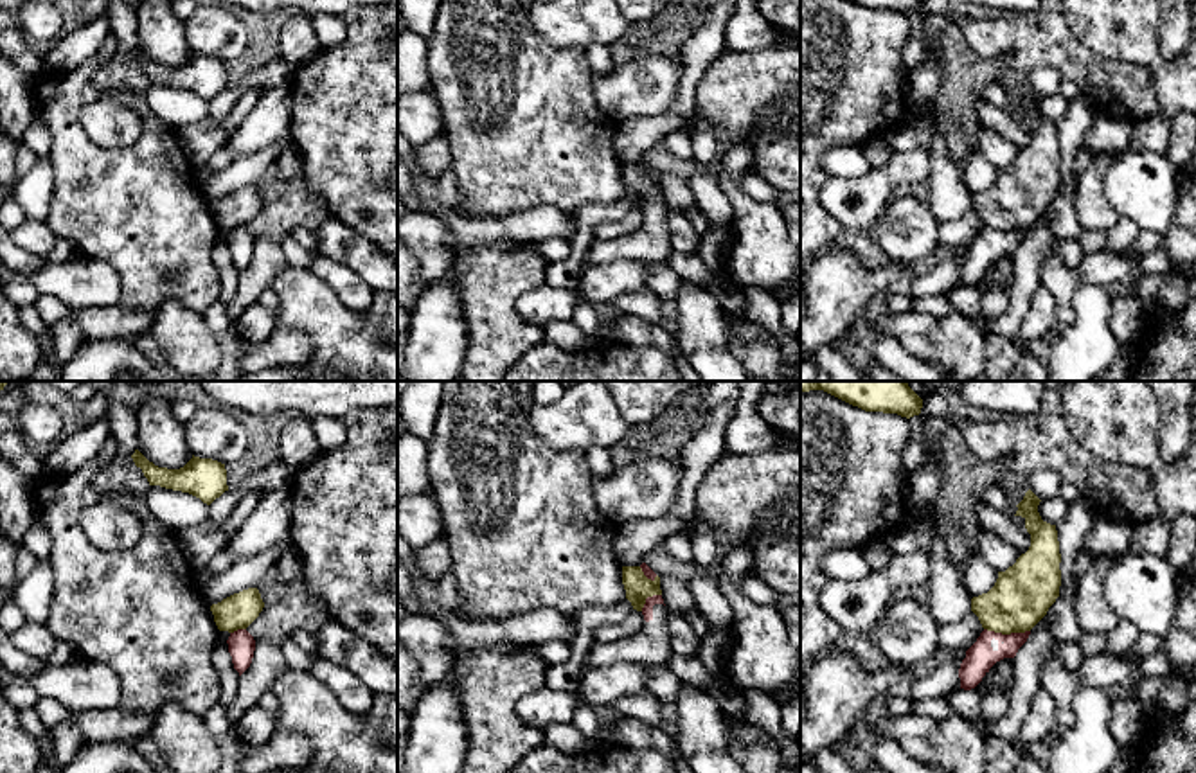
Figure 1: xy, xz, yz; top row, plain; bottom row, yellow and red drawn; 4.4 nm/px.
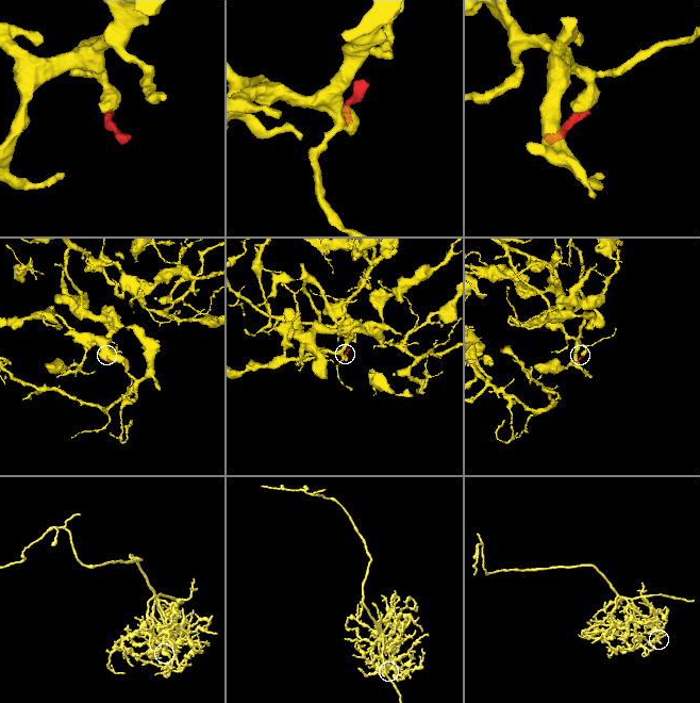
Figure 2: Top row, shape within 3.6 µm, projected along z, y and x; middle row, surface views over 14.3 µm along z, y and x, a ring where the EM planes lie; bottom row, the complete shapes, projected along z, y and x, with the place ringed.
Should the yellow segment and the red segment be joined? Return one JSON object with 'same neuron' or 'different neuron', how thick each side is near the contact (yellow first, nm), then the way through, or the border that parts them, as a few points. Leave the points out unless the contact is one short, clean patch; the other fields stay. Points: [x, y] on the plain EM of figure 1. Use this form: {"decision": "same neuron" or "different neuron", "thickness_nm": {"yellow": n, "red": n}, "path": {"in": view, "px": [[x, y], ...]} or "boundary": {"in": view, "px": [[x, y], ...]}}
{"decision": "different neuron", "thickness_nm": {"yellow": 260, "red": 130}, "boundary": {"in": "yz", "px": [[984, 225], [995, 231], [1029, 229]]}}

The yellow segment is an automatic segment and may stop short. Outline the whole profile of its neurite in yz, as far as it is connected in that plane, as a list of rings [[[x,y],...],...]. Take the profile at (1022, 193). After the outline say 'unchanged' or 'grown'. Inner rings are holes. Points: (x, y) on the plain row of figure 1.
[[[1029,86],[1014,113],[1025,117],[1031,144],[1013,164],[998,169],[995,183],[971,196],[971,209],[987,228],[1031,228],[1059,194],[1061,151],[1056,122],[1041,117],[1040,95]]]; unchanged

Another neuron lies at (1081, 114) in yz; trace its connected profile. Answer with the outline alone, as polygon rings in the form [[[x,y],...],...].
[[[1077,95],[1068,101],[1067,113],[1056,122],[1059,151],[1061,151],[1061,183],[1059,192],[1068,185],[1074,174],[1074,160],[1077,158],[1077,149],[1083,144],[1083,137],[1090,131],[1097,119],[1095,106],[1084,97]]]

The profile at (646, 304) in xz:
[[[651,289],[629,291],[615,300],[620,313],[631,313],[664,327],[662,297]]]

